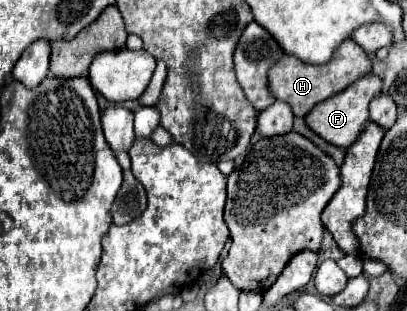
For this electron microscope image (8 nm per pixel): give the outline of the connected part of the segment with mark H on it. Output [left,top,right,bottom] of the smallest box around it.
[269,40,371,116]

